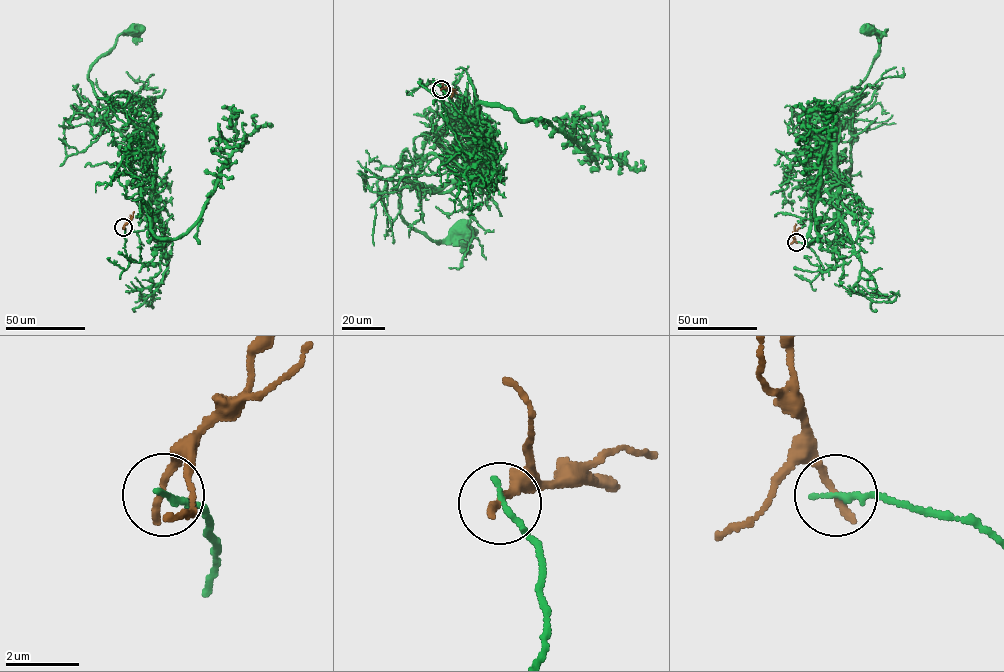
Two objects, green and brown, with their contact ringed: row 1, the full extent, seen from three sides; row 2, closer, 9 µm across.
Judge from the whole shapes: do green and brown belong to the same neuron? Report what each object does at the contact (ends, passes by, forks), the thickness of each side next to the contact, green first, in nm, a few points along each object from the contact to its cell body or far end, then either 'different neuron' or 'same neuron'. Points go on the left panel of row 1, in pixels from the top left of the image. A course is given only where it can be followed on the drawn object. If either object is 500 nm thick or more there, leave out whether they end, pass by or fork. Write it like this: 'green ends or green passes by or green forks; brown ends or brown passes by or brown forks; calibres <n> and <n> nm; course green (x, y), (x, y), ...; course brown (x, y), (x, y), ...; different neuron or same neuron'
green ends; brown ends; calibres 180 and 240 nm; course green (123, 228), (130, 262), (151, 261), (162, 231), (155, 139), (131, 108), (100, 115), (88, 75), (133, 28); course brown (123, 228), (134, 211); different neuron

